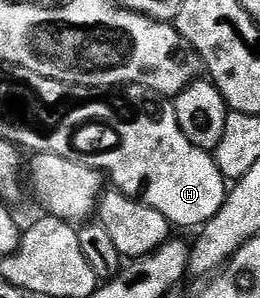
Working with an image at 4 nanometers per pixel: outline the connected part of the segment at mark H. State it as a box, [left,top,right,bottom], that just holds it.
[83,106,227,228]

